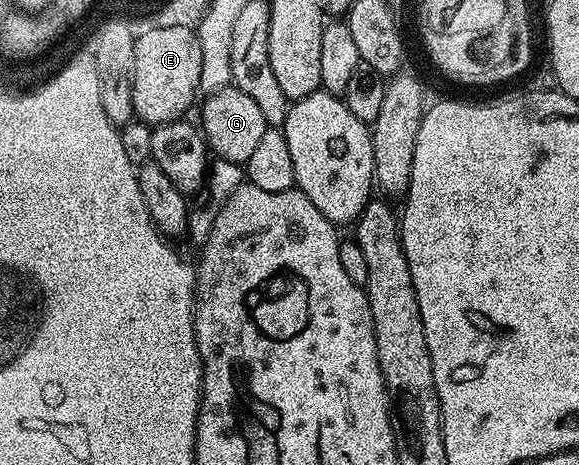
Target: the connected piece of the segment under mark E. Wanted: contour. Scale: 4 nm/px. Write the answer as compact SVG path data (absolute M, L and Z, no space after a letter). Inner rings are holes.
M151 26L141 33L135 54L135 82L133 83L133 110L142 124L156 126L180 120L199 96L203 50L192 27Z

